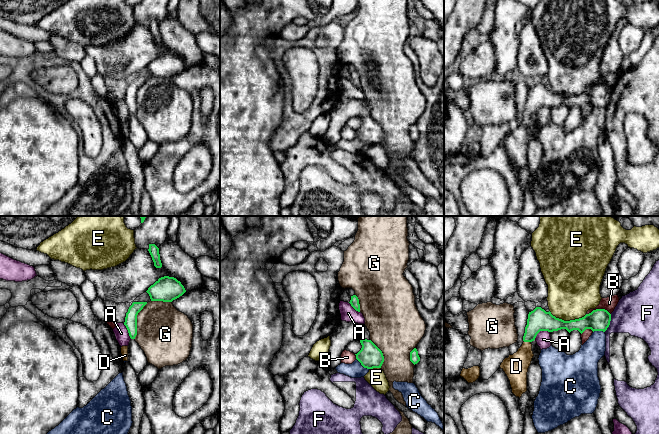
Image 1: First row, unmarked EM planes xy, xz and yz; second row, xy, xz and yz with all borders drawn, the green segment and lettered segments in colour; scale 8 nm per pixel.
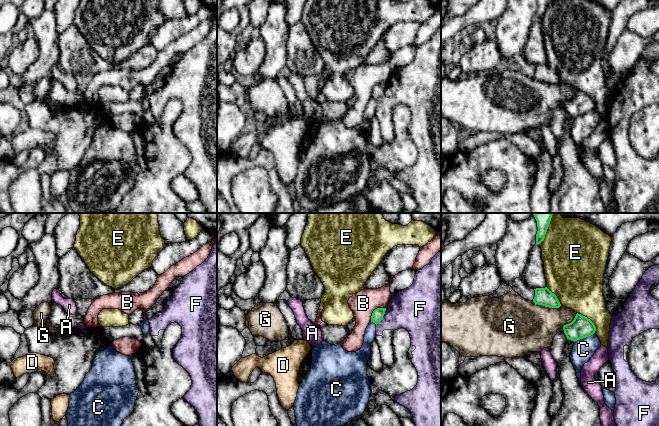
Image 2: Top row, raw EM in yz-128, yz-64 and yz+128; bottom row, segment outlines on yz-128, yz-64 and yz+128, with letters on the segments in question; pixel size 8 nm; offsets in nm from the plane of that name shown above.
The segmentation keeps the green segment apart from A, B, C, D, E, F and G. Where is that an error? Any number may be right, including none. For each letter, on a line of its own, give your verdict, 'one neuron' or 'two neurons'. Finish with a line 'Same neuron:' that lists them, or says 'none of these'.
A: two neurons
B: two neurons
C: two neurons
D: one neuron
E: two neurons
F: two neurons
G: two neurons
Same neuron: D

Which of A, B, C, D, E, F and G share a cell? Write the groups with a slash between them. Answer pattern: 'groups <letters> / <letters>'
groups A / B / C / D / E / F / G

